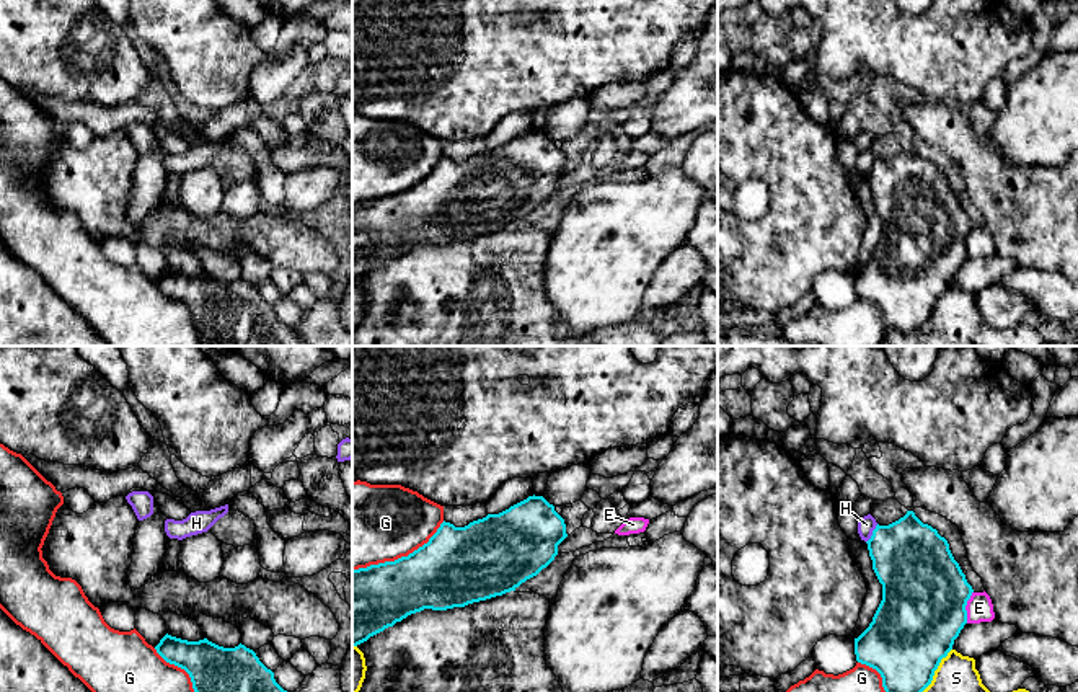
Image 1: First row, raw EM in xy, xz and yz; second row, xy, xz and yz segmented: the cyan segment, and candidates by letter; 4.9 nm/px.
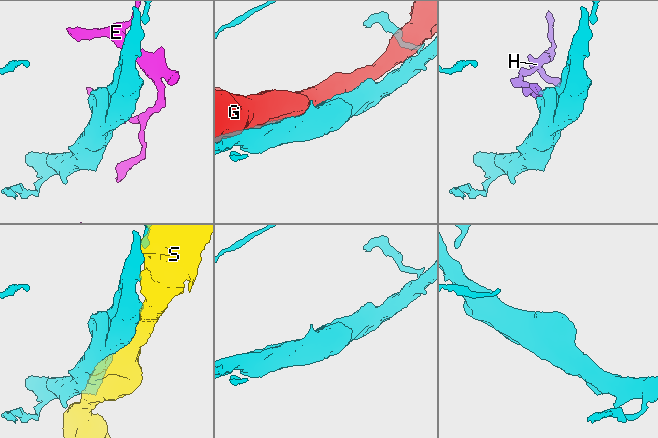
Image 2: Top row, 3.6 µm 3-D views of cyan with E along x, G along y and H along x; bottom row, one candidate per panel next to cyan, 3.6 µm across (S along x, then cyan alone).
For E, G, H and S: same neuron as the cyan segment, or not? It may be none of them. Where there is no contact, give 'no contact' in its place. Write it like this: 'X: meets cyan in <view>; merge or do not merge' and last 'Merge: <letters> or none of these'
E: meets cyan in yz; do not merge
G: meets cyan in xz; do not merge
H: meets cyan in yz; do not merge
S: meets cyan in yz; do not merge
Merge: none of these

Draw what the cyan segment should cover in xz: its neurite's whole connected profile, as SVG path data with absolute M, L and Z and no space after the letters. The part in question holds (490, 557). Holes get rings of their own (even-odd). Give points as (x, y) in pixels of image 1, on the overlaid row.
M535 495L499 514L488 514L465 527L455 527L444 521L429 542L408 557L352 570L352 646L424 609L447 610L465 607L515 591L554 560L558 545L566 537L564 519L554 511L553 504Z

